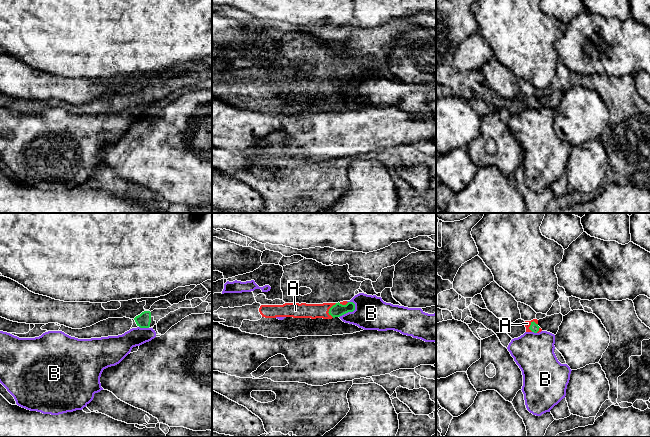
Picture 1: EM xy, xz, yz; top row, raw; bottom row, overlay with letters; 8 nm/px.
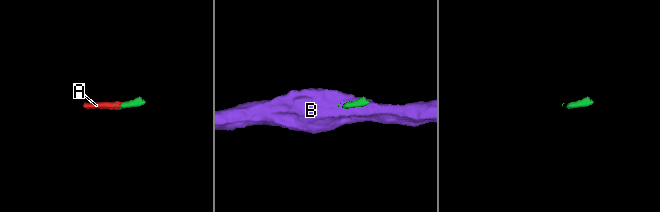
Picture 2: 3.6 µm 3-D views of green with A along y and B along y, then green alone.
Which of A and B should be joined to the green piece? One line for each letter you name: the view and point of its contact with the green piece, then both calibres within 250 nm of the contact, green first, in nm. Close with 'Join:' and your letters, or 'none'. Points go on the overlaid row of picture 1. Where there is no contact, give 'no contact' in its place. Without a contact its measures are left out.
A: meets green in xz at (329, 310); 110 nm thick on the green side, 120 nm on the other
Join: A

